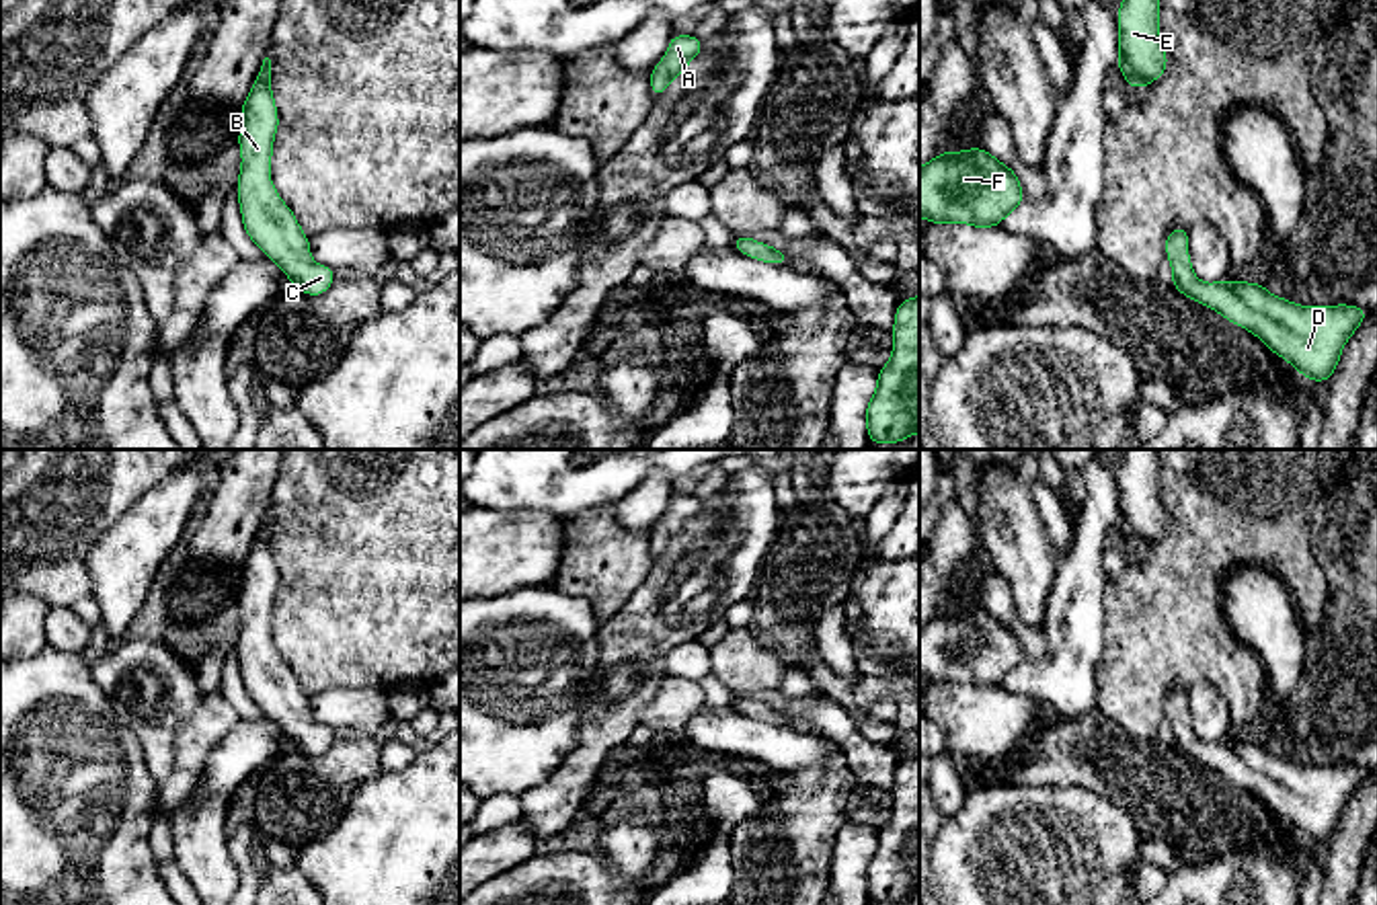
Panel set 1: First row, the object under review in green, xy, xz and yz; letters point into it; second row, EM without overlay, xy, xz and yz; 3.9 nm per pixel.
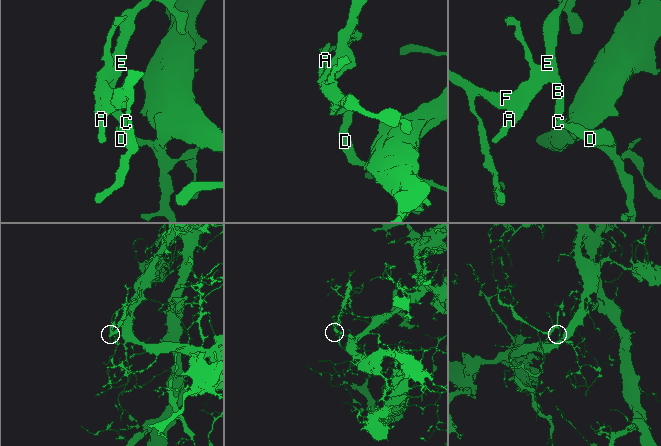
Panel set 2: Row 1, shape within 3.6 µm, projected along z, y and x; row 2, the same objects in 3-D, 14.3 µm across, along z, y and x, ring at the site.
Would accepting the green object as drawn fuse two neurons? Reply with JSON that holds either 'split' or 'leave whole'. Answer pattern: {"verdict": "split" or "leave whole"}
{"verdict": "leave whole"}

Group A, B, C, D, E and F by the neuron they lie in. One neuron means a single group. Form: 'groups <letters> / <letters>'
groups A B C D E F

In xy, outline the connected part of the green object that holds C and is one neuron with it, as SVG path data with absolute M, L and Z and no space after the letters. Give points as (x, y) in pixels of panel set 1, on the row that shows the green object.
M265 57L257 82L242 103L238 135L242 166L236 183L242 224L248 238L283 269L293 287L306 296L322 296L332 285L337 271L310 259L310 238L269 176L277 127L271 60Z

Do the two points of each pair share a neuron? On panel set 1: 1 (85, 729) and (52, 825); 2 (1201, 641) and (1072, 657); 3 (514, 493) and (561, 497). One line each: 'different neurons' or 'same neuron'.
1: same neuron
2: different neurons
3: same neuron

